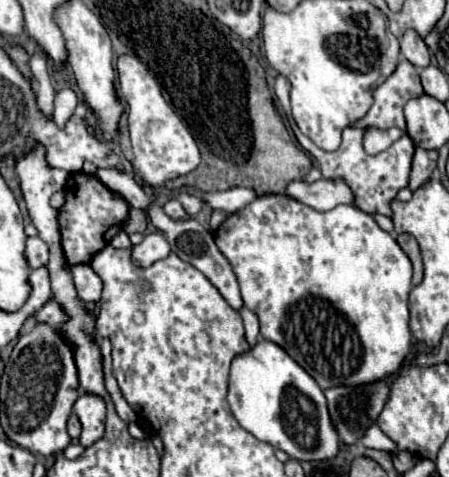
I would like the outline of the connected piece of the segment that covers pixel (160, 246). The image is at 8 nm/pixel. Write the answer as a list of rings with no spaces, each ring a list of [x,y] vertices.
[[[150,233],[144,237],[140,245],[132,247],[132,259],[140,267],[148,267],[160,259],[166,259],[170,255],[170,245],[166,243],[166,237],[162,233]]]

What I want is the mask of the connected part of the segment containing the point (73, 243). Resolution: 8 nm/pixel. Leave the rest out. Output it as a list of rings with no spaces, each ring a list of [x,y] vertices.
[[[70,173],[64,187],[66,203],[58,209],[58,225],[62,235],[62,249],[68,265],[88,265],[92,257],[102,251],[118,231],[124,229],[128,221],[130,203],[124,197],[112,193],[96,175],[88,173]]]

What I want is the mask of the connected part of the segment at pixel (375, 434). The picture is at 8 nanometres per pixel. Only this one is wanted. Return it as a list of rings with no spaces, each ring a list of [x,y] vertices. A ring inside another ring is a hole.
[[[372,425],[372,427],[366,431],[366,435],[362,437],[362,443],[364,443],[366,447],[370,447],[370,449],[382,449],[382,451],[388,451],[388,453],[396,451],[396,443],[394,443],[386,433],[382,433],[378,425]]]

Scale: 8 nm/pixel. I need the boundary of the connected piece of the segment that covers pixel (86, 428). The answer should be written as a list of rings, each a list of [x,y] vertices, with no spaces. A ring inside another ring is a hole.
[[[84,393],[74,403],[74,413],[78,415],[78,419],[82,423],[80,445],[88,447],[88,445],[96,443],[104,435],[104,419],[106,419],[104,401],[96,395]]]

